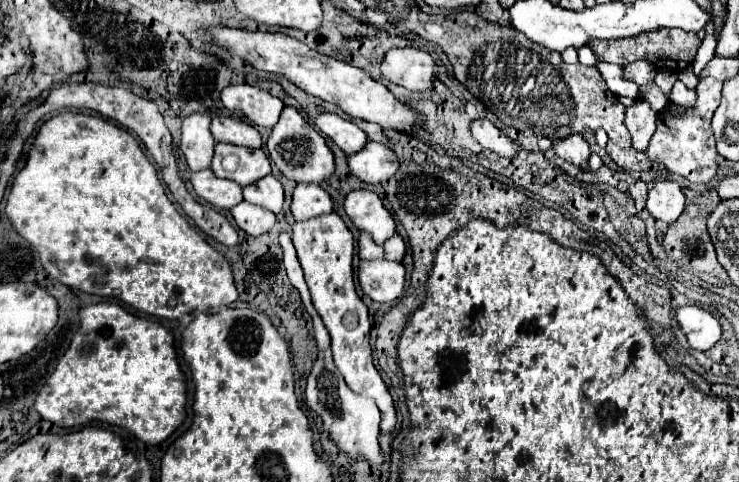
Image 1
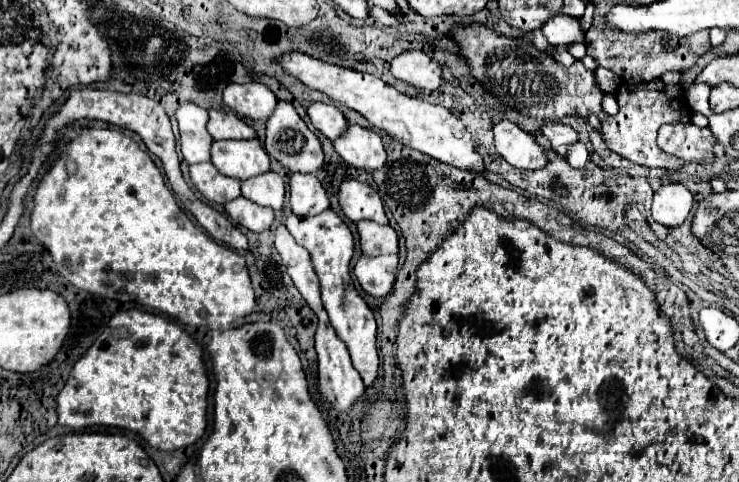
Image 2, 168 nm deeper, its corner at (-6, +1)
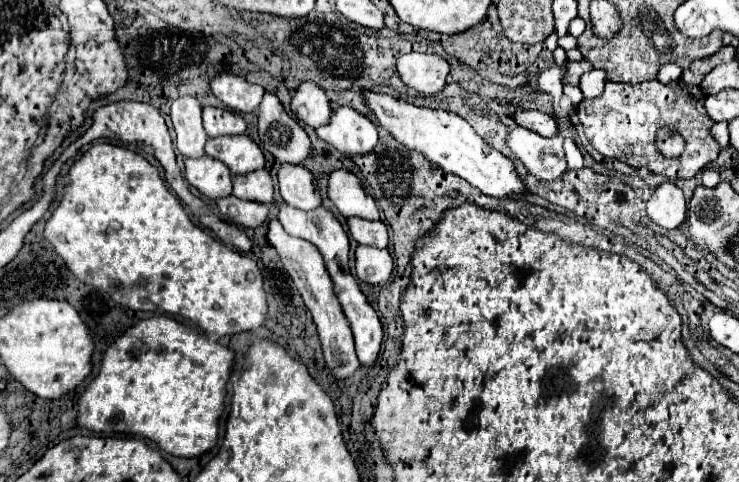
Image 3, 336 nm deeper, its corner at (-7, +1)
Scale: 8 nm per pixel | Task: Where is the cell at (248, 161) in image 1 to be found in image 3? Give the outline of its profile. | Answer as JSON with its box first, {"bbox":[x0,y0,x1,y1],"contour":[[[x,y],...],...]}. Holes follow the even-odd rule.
{"bbox":[205,134,265,176],"contour":[[[245,134],[209,138],[209,142],[205,144],[205,152],[207,156],[221,160],[235,176],[265,168],[263,150],[255,144],[253,138]]]}

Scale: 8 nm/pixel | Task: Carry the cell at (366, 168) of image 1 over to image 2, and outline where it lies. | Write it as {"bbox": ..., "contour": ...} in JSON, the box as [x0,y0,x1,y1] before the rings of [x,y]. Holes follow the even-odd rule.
{"bbox":[334,124,386,172],"contour":[[[358,124],[346,126],[346,130],[334,140],[334,150],[348,166],[366,172],[374,172],[386,162],[386,150],[382,146],[380,134]]]}

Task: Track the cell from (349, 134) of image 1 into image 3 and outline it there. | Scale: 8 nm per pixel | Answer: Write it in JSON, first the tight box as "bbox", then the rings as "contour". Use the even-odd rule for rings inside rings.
{"bbox":[291,82,333,128],"contour":[[[303,82],[291,98],[291,112],[295,120],[309,124],[311,128],[319,128],[331,120],[333,110],[325,92],[317,84]]]}

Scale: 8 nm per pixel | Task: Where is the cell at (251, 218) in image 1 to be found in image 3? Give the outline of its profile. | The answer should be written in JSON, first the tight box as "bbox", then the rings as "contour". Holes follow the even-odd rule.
{"bbox":[217,196,269,228],"contour":[[[235,196],[219,198],[217,206],[219,206],[221,214],[227,220],[231,220],[233,224],[237,224],[241,228],[257,228],[257,226],[261,226],[265,222],[265,218],[269,214],[269,206],[267,204],[239,200]]]}

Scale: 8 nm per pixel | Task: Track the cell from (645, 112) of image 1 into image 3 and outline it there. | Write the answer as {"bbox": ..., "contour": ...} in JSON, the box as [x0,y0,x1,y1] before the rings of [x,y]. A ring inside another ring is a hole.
{"bbox":[577,80,719,180],"contour":[[[659,80],[643,84],[607,82],[599,98],[581,102],[581,106],[577,108],[577,116],[583,124],[587,140],[597,152],[609,158],[617,158],[629,166],[649,168],[655,174],[679,180],[679,178],[693,178],[719,154],[719,144],[709,136],[713,120],[707,116],[703,102],[705,94],[701,92],[701,88],[687,86],[683,84],[683,80],[671,84],[661,84]],[[661,126],[671,126],[683,134],[687,142],[683,156],[673,160],[659,156],[655,148],[655,132]]]}

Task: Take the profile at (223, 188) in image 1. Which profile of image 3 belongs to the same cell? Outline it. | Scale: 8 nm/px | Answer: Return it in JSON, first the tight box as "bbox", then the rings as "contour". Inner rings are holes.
{"bbox":[185,158,233,200],"contour":[[[187,158],[185,160],[185,178],[193,188],[197,188],[203,196],[217,200],[229,196],[233,190],[233,178],[225,164],[215,158]]]}

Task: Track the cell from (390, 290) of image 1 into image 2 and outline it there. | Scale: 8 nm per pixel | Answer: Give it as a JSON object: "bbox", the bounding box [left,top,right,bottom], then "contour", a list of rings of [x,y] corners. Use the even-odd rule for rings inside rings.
{"bbox":[354,256,398,298],"contour":[[[360,256],[354,266],[354,276],[358,278],[362,290],[374,298],[384,298],[390,294],[396,280],[398,256]]]}

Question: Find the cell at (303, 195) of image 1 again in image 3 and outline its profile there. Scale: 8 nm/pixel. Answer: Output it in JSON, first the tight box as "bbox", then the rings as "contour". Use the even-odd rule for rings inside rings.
{"bbox":[277,164,321,210],"contour":[[[283,164],[277,172],[279,192],[289,206],[299,210],[315,210],[321,206],[321,194],[315,186],[313,174],[305,166]]]}

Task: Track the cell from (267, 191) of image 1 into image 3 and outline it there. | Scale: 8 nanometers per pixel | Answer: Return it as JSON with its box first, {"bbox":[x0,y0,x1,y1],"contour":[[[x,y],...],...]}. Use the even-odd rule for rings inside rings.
{"bbox":[233,170,275,204],"contour":[[[255,170],[249,174],[233,176],[233,196],[263,204],[273,204],[275,188],[269,170]]]}

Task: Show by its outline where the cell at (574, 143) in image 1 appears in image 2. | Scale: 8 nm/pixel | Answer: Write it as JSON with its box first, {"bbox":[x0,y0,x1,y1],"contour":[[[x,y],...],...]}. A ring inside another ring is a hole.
{"bbox":[542,122,578,148],"contour":[[[554,122],[554,124],[548,124],[548,126],[544,124],[542,134],[550,140],[552,148],[562,148],[562,146],[574,144],[578,140],[578,134],[570,126],[566,126],[562,122]]]}

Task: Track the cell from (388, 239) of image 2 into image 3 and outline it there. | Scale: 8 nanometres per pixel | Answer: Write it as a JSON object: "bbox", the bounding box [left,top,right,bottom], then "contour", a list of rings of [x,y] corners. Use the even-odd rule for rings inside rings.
{"bbox":[347,218,387,248],"contour":[[[347,218],[347,226],[357,244],[387,248],[387,226],[381,220],[369,222],[363,218]]]}

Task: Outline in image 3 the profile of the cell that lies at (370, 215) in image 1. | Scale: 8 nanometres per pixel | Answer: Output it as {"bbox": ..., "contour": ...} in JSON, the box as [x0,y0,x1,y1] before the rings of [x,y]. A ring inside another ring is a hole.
{"bbox":[329,168,379,220],"contour":[[[345,168],[331,172],[329,198],[333,200],[337,210],[347,218],[359,216],[365,220],[379,220],[379,208],[375,200],[363,190],[361,180]]]}

